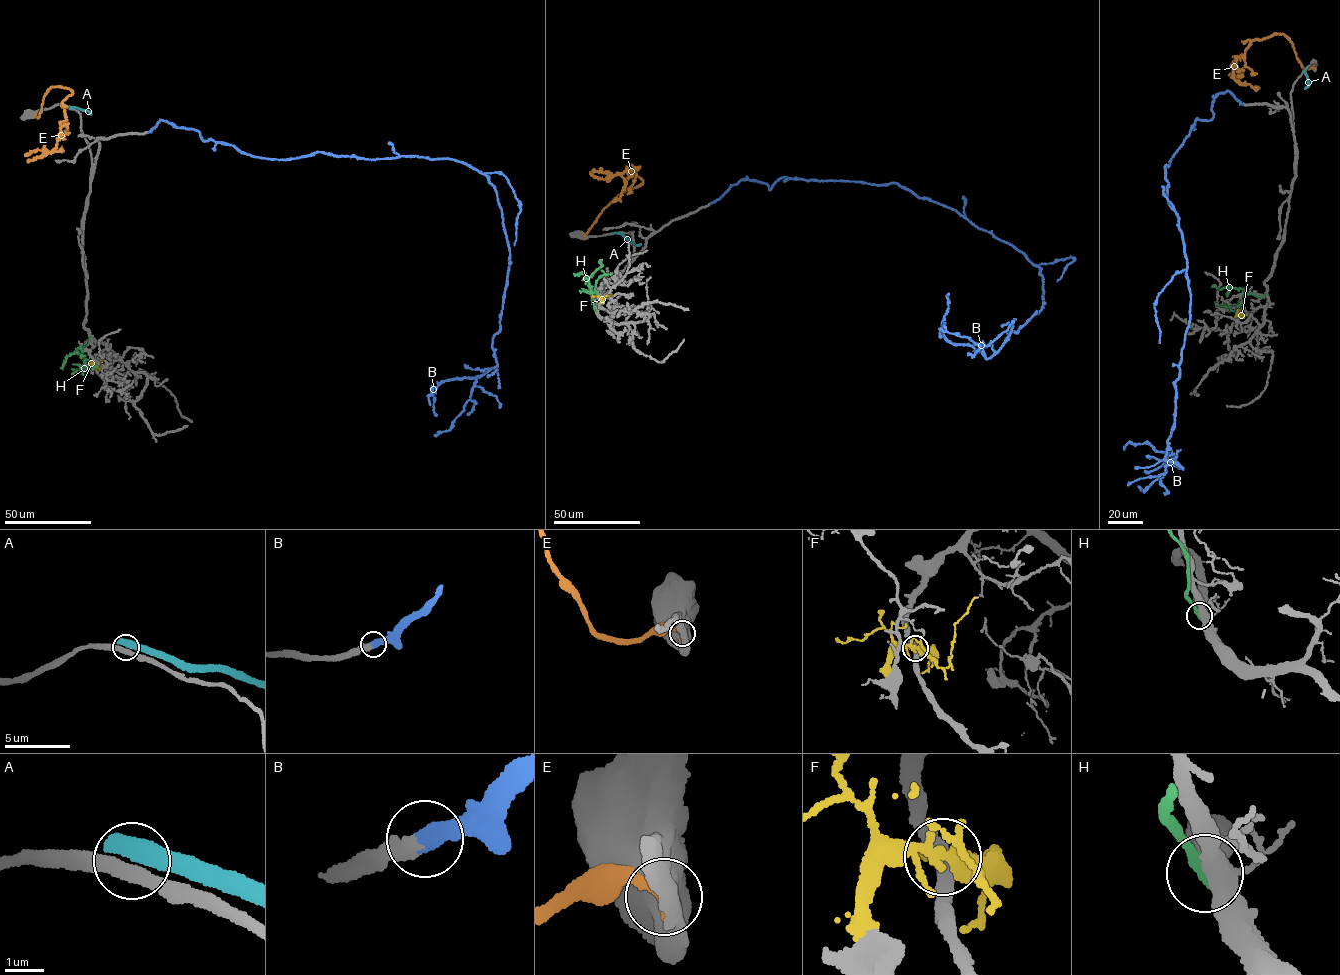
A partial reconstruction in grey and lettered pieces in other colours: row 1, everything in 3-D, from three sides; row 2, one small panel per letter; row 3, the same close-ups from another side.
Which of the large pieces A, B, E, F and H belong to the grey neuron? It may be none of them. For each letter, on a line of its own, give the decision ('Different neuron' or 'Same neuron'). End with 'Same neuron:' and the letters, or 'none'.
A: Different neuron
B: Same neuron
E: Different neuron
F: Different neuron
H: Different neuron
Same neuron: B

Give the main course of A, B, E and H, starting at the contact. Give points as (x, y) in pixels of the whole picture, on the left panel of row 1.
A: (62, 104), (91, 114)
B: (147, 132), (160, 120), (259, 157), (414, 156), (487, 176), (509, 250), (496, 366), (432, 387), (430, 405)
E: (36, 113), (37, 118), (48, 89), (71, 91), (62, 102), (65, 118), (54, 150), (62, 149), (55, 150)
H: (90, 337), (82, 348), (84, 370), (97, 365)

